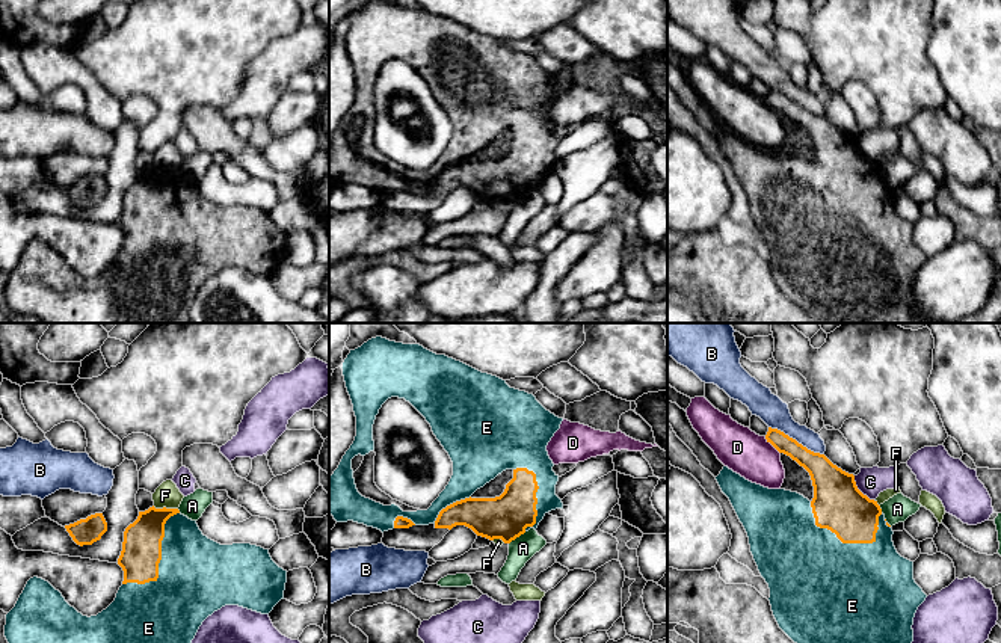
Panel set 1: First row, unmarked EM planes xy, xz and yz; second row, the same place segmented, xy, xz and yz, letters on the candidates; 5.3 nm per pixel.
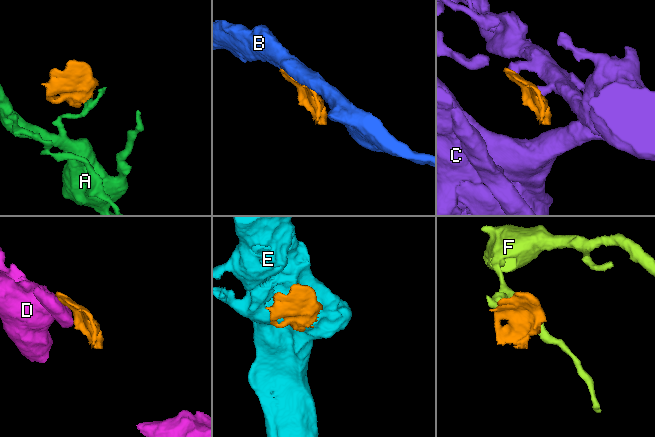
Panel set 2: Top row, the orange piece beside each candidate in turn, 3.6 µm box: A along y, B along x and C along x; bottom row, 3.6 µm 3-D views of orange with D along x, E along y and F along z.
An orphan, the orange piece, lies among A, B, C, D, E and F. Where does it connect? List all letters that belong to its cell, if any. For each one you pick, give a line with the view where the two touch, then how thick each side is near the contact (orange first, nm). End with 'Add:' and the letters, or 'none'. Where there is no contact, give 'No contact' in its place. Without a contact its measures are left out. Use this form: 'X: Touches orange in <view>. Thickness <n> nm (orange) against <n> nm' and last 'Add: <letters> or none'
E: Touches orange in yz. Thickness 280 nm (orange) against 460 nm
Add: E

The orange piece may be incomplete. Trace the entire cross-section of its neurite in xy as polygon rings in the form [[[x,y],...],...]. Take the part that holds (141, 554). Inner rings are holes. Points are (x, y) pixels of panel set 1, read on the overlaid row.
[[[178,509],[139,512],[124,531],[118,565],[124,581],[115,601],[97,616],[83,616],[71,607],[48,581],[33,577],[27,581],[15,607],[6,614],[8,643],[192,643],[202,622],[225,605],[239,605],[269,614],[284,599],[287,571],[270,557],[269,549],[251,543],[220,545],[202,534],[196,521]]]

